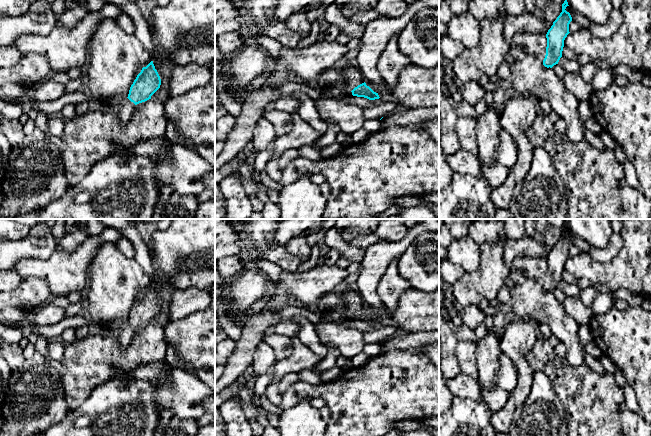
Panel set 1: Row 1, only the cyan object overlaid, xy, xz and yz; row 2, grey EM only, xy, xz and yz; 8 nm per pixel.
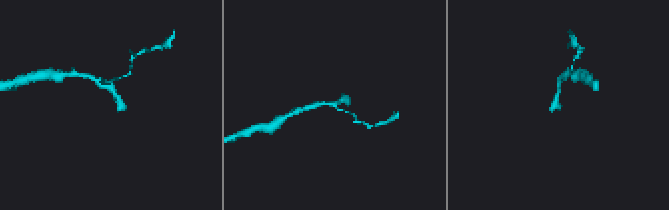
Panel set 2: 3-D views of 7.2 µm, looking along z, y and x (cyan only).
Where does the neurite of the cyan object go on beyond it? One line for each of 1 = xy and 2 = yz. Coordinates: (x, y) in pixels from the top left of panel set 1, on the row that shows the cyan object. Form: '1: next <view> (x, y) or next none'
1: next xy (127, 107)
2: next none

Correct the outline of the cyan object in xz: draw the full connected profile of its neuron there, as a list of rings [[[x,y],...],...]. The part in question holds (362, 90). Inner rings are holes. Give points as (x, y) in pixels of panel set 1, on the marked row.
[[[348,65],[341,68],[340,71],[344,76],[348,90],[352,92],[353,96],[364,97],[369,100],[380,98],[378,93],[366,85],[358,68]]]

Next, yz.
[[[567,0],[562,4],[562,12],[553,22],[553,25],[546,34],[547,47],[546,55],[543,60],[543,65],[547,68],[552,68],[558,64],[562,57],[562,51],[564,47],[564,40],[569,32],[569,24],[572,21],[572,17],[565,9],[569,6]]]

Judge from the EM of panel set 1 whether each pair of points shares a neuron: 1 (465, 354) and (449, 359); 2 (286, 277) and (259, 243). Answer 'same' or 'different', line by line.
1: different
2: different

